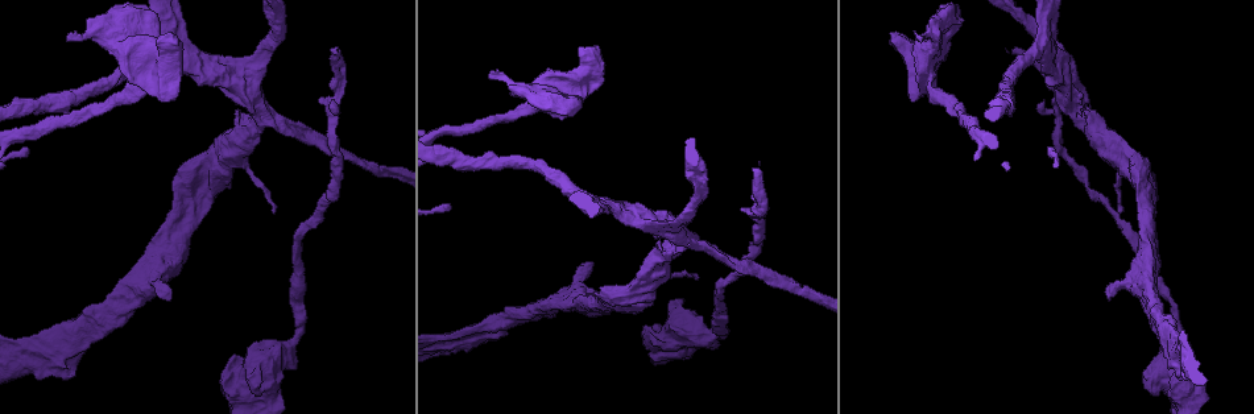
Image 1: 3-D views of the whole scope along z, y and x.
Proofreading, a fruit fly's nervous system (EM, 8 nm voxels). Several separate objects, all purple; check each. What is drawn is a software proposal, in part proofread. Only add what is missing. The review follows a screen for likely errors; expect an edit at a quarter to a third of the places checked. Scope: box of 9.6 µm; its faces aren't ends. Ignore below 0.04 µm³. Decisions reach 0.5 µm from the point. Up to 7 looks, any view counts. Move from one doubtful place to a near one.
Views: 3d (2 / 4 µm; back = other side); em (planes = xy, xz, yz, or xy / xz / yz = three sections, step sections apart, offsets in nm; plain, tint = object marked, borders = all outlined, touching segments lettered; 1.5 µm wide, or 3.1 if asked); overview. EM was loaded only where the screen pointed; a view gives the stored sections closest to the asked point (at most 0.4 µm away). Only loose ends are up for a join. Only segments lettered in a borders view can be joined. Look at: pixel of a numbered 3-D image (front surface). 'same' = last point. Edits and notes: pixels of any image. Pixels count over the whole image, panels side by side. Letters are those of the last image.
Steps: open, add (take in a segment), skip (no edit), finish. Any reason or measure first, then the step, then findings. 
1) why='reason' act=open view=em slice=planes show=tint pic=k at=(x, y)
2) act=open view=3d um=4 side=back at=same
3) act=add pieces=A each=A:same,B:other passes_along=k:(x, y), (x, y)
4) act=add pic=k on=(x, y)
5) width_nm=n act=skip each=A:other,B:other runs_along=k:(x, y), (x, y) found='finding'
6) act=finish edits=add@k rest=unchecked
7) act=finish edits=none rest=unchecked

why='free end' act=open view=em slice=planes show=plain pic=1 at=(169, 298)

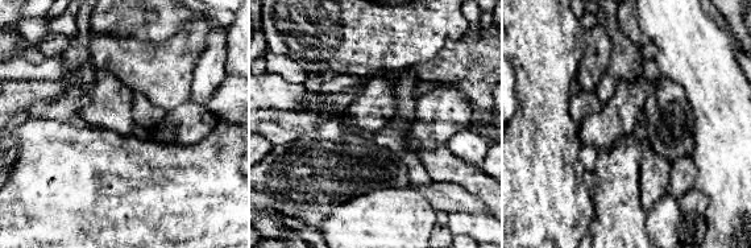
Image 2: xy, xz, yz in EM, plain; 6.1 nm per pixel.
act=open view=em slice=planes show=borders at=same

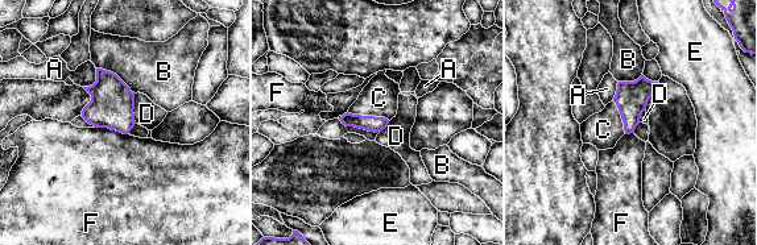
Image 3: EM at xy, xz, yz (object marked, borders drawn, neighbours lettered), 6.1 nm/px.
act=add pieces=C each=A:other,B:other,C:same,D:other,E:other,F:other passes_along=3:(368, 123), (368, 116), (379, 98) found='the neuron continues'

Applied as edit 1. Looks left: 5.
why='redraw' act=open view=overview

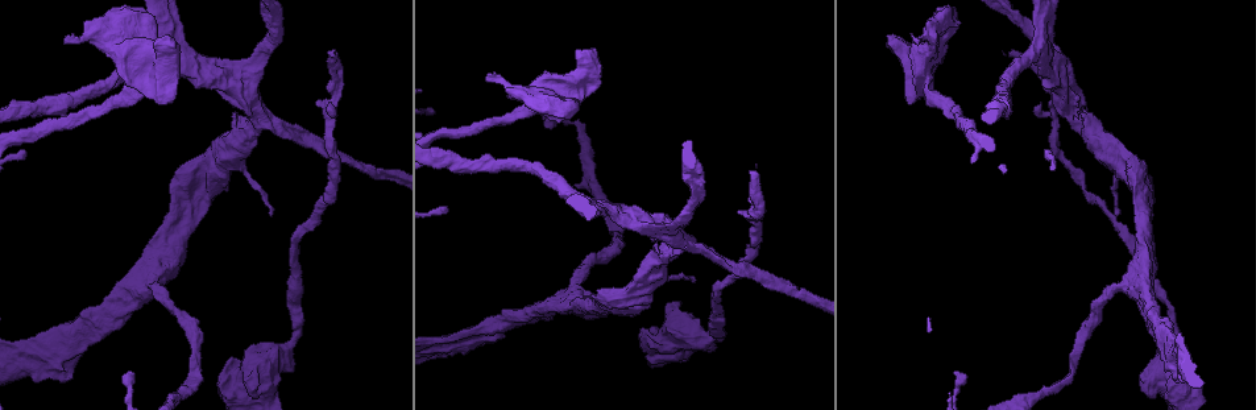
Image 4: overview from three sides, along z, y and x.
why='free end' act=open view=3d um=4 pic=4 at=(749, 173)

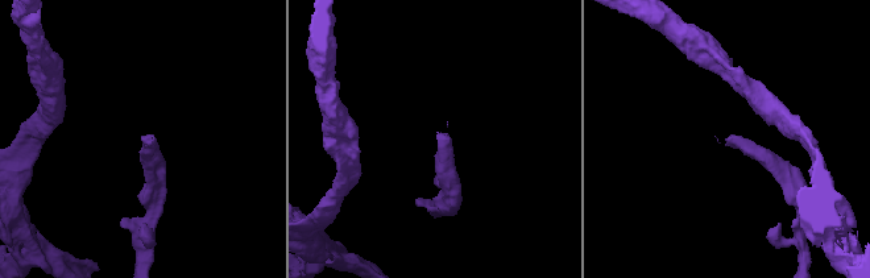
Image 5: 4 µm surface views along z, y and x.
why='need the tissue' act=open view=em slice=planes show=borders pic=5 at=(438, 133)

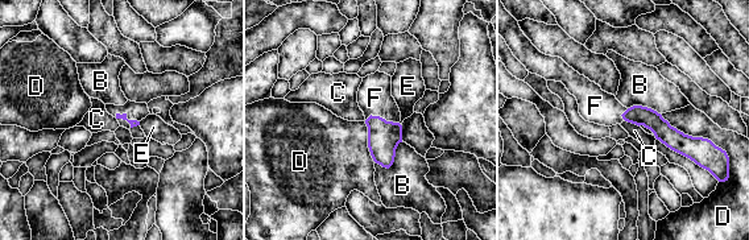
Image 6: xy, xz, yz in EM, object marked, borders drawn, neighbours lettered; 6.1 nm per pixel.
act=add pieces=F each=B:other,C:other,D:other,E:other,F:same found='it goes on there'

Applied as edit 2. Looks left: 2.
why='stops while still wide' act=open view=em slice=planes show=plain pic=4 at=(587, 51)

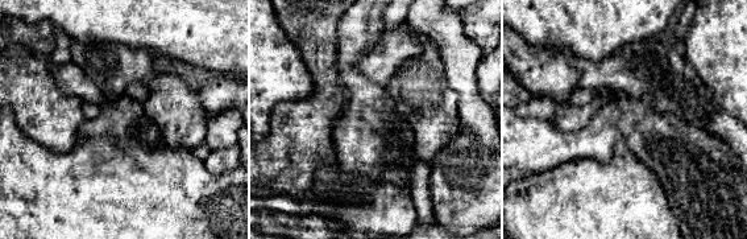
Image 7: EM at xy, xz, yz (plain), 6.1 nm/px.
why='see the neighbours' act=open view=em slice=planes show=borders at=same

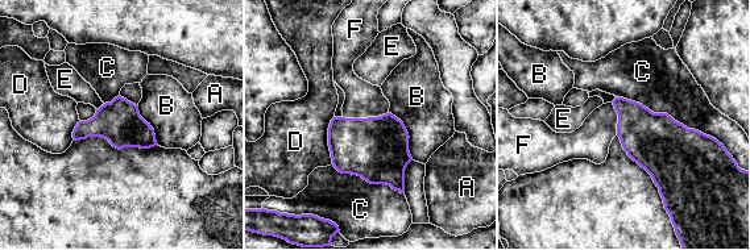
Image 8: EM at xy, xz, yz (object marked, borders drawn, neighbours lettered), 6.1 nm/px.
act=add pieces=F each=A:other,B:other,C:other,D:other,E:other,F:same passes_along=8:(376, 149), (365, 119), (363, 100) found='it goes on there'

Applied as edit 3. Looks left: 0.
act=finish edits=add@3,add@6,add@8 rest=unchecked

